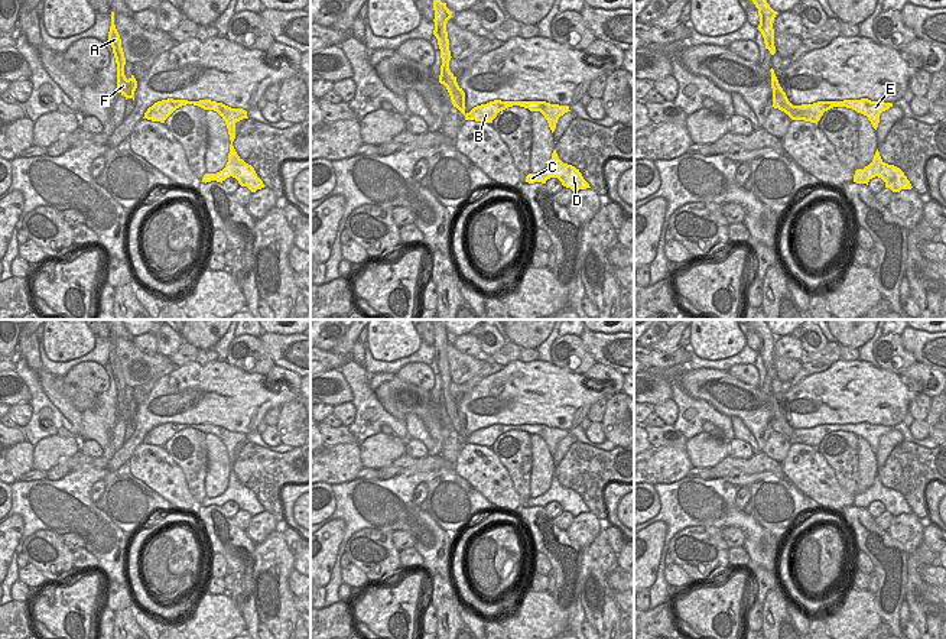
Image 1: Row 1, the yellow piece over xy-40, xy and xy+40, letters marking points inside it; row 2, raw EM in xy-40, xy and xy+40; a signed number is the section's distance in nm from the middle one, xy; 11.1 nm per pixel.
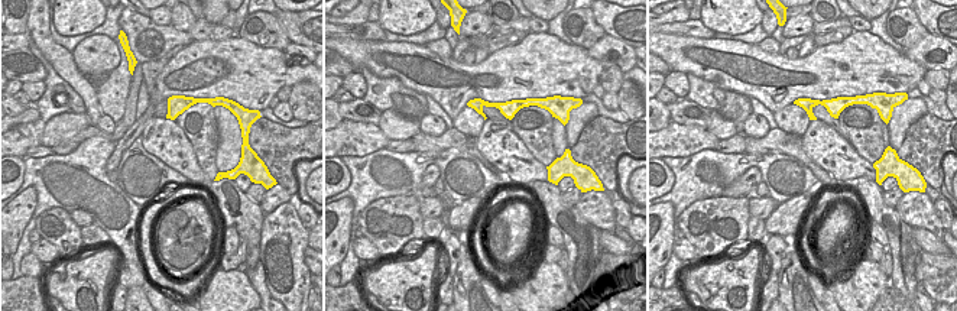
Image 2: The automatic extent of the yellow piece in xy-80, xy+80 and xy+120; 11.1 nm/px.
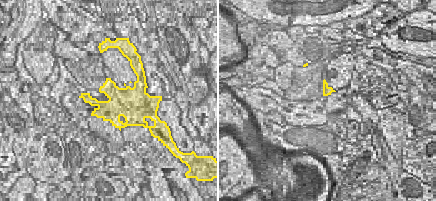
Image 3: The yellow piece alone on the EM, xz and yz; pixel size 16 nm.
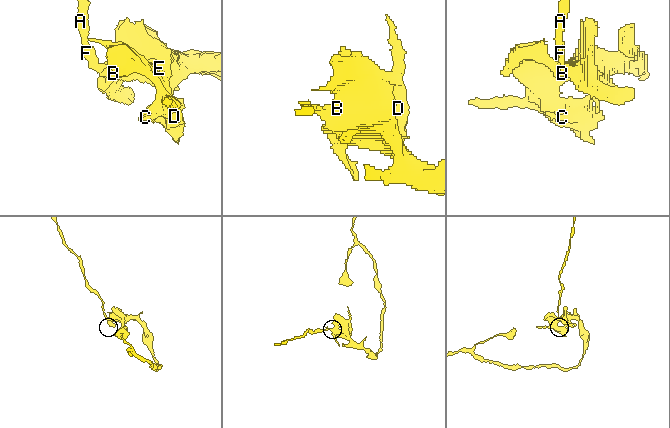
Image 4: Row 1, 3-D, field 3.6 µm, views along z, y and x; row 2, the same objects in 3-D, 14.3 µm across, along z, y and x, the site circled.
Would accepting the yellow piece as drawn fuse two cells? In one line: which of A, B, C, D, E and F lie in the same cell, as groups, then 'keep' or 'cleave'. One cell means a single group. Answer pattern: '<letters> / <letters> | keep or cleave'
A F / B C D E | cleave

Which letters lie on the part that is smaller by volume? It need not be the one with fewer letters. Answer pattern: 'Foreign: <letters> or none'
Foreign: A, F.

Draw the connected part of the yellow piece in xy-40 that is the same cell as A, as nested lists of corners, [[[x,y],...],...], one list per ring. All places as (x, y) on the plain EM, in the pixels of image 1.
[[[111,335],[111,350],[110,350],[110,356],[108,356],[108,364],[111,367],[113,377],[114,377],[116,387],[117,387],[117,416],[124,419],[126,424],[127,422],[134,424],[134,415],[137,412],[137,405],[136,405],[134,399],[131,399],[129,403],[124,399],[126,382],[124,382],[123,372],[121,372],[120,359],[114,348],[114,335]]]

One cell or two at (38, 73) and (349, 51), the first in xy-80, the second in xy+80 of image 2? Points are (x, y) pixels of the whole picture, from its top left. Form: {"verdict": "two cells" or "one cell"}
{"verdict": "two cells"}

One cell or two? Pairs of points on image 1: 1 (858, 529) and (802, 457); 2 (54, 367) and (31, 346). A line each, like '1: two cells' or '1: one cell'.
1: two cells
2: two cells

